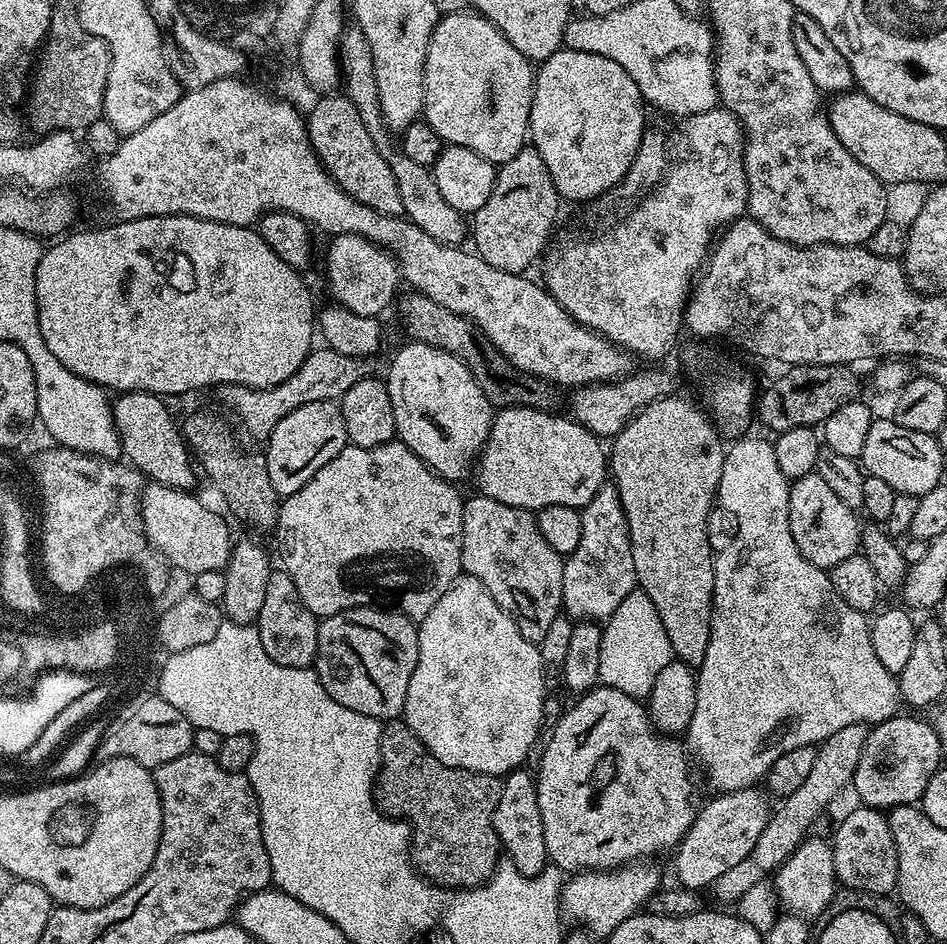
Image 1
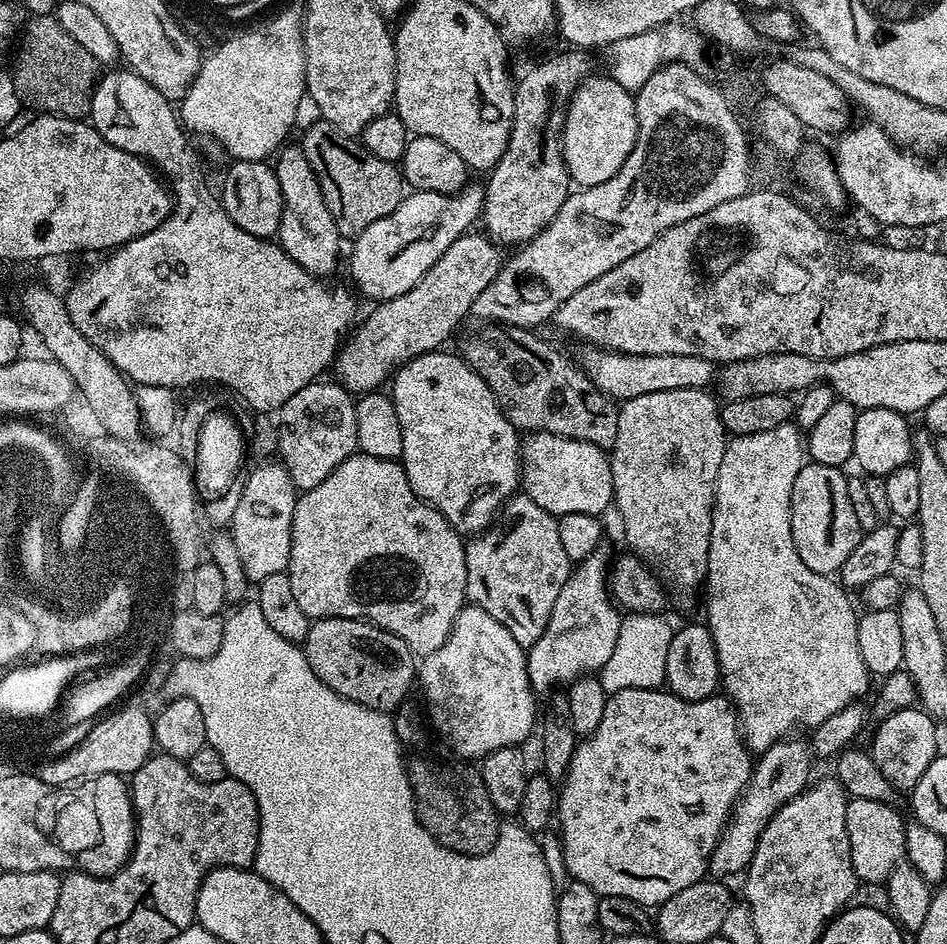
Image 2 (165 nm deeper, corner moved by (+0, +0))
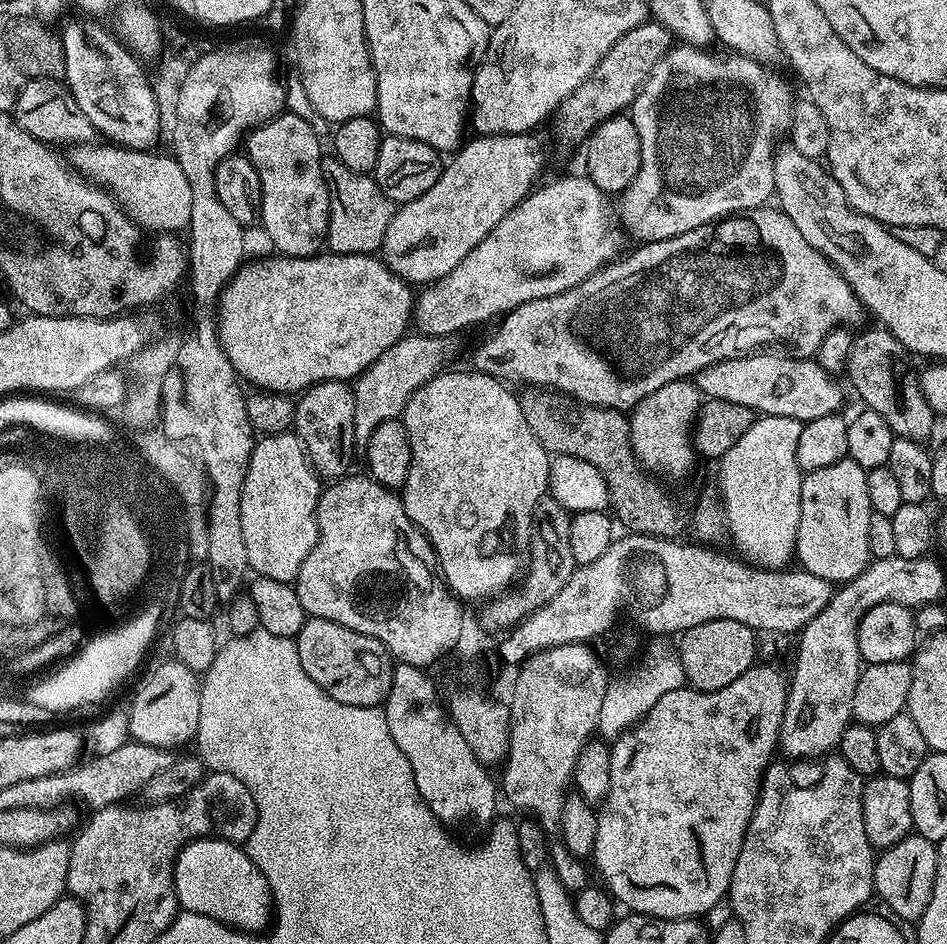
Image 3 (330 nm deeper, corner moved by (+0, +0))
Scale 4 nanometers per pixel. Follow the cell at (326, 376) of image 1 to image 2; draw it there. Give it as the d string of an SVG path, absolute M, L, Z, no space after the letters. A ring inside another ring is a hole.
M465 234L450 242L450 250L446 250L406 294L379 301L373 307L376 309L365 318L364 325L357 327L337 352L335 383L353 394L375 392L387 385L396 369L407 360L447 345L444 343L451 338L452 331L464 319L469 319L478 294L494 282L502 263L501 245L487 235L472 235Z

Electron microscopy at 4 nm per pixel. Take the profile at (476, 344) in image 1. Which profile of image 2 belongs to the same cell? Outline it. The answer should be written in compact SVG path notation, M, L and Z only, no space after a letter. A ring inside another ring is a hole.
M496 326L492 332L476 332L464 344L462 358L490 386L498 406L504 416L517 430L524 434L549 432L565 436L571 440L585 440L605 450L611 449L614 438L618 434L617 401L607 396L598 386L590 382L583 367L571 364L552 344L547 344L535 331L527 328L509 328Z

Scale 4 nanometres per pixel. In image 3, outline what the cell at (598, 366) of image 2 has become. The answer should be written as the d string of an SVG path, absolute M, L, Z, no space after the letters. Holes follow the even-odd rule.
M758 352L755 356L737 354L734 358L723 360L717 364L706 366L697 372L694 383L701 397L722 402L735 402L738 406L746 406L754 414L760 416L781 416L807 422L814 418L835 416L844 404L844 392L835 375L827 372L815 359L799 360L789 356L775 356L772 352Z

